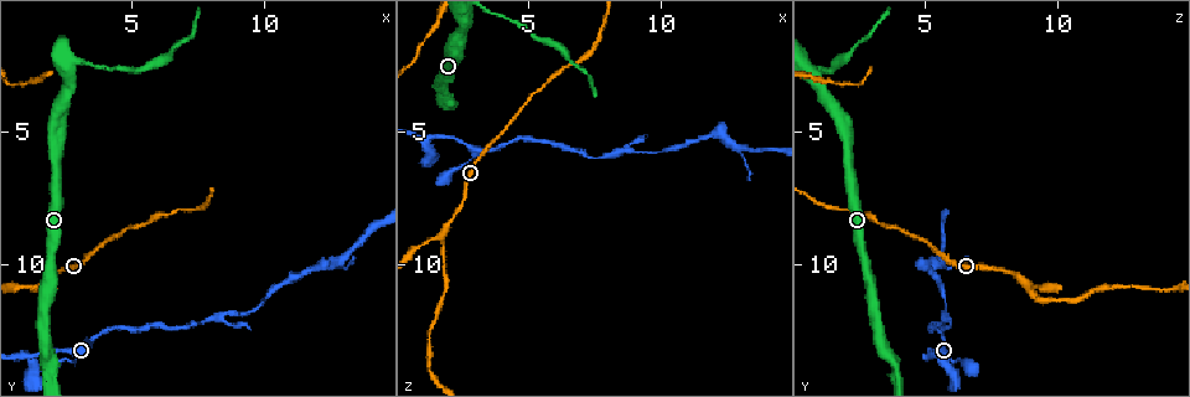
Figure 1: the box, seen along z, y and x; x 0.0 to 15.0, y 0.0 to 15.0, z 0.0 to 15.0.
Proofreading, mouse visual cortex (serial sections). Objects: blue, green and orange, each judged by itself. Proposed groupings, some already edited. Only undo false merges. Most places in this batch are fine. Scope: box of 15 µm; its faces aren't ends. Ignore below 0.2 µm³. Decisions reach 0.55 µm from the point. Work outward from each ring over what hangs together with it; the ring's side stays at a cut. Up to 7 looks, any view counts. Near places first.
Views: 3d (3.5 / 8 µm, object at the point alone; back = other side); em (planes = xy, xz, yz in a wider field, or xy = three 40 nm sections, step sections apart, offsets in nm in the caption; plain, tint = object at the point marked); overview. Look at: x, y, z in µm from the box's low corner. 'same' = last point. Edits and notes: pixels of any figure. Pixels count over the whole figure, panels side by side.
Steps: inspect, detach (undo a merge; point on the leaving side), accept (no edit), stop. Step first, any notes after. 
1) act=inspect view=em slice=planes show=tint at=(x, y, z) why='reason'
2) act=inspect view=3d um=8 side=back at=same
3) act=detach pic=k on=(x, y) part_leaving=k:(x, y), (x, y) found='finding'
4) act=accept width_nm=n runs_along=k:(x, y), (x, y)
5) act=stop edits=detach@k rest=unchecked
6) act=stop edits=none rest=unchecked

act=inspect view=3d um=3.5 at=(7.7, 12.1, 6.0)

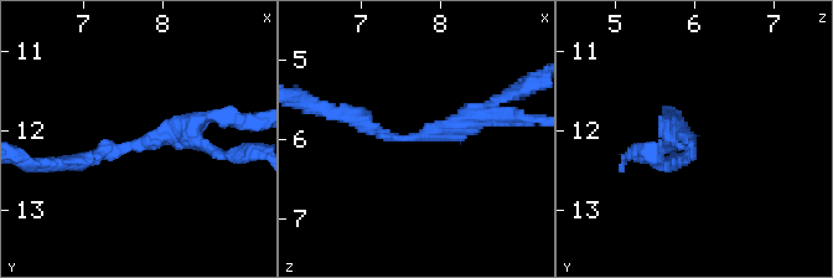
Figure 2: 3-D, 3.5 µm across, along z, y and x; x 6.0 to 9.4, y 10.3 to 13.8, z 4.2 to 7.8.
act=inspect view=em slice=planes show=tint at=(7.60, 12.15, 5.95) arm_widths_nm=200,300 why='now the EM'

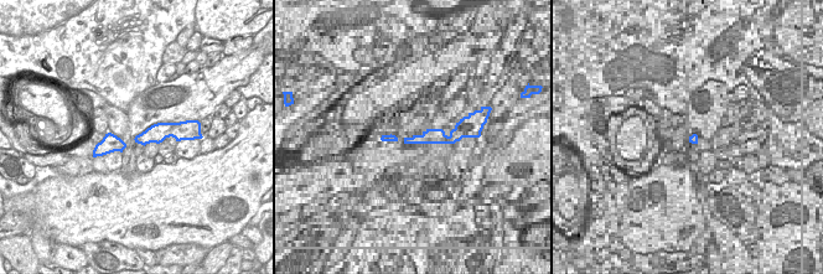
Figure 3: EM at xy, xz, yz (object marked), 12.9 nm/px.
act=accept width_nm=220 runs_along=2:(58, 163), (181, 137), (203, 117) found='continuous, no second cell'

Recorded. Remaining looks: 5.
act=inspect view=3d um=3.5 at=(1.6, 10.8, 8.9) why='sudden change in width'

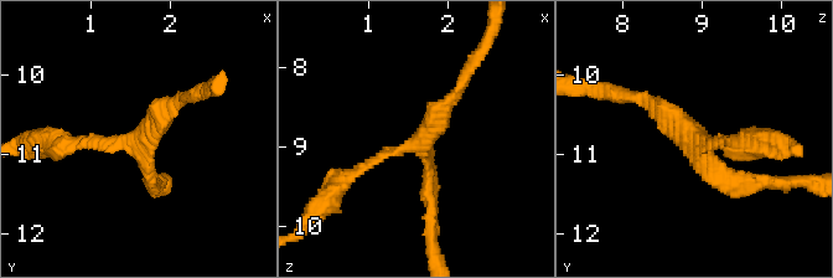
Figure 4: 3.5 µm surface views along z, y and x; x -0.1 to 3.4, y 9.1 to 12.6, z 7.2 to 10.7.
act=accept runs_along=4:(643, 98), (713, 175), (754, 183) found='all the same cell'

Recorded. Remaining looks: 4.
act=inspect view=3d um=3.5 at=(1.2, 13.5, 5.3) why='sudden change in width'

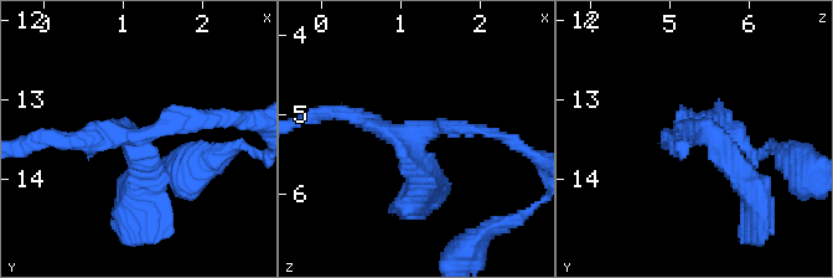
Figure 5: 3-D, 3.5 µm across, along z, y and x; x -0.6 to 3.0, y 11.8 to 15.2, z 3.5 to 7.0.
act=inspect view=em slice=xy step=5 show=tint at=(1.20, 13.50, 5.25)

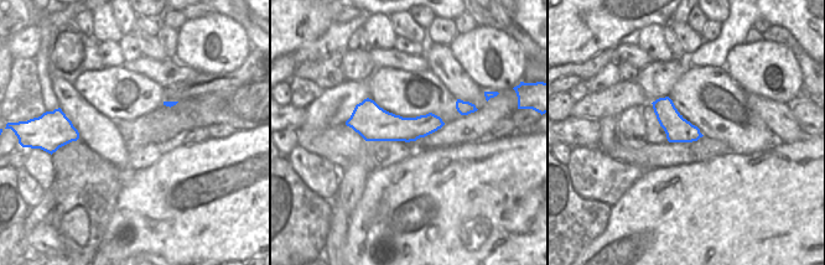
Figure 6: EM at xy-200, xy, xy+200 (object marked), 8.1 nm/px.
act=accept width_nm=260 runs_along=5:(221, 117), (133, 135), (136, 185) found='one cell here'

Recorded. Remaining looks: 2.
act=stop edits=none rest=unchecked

